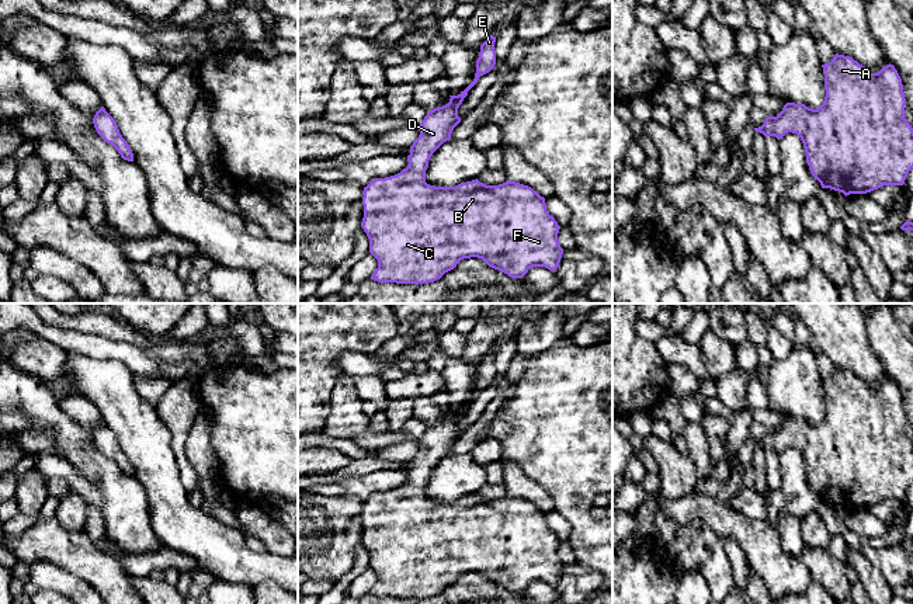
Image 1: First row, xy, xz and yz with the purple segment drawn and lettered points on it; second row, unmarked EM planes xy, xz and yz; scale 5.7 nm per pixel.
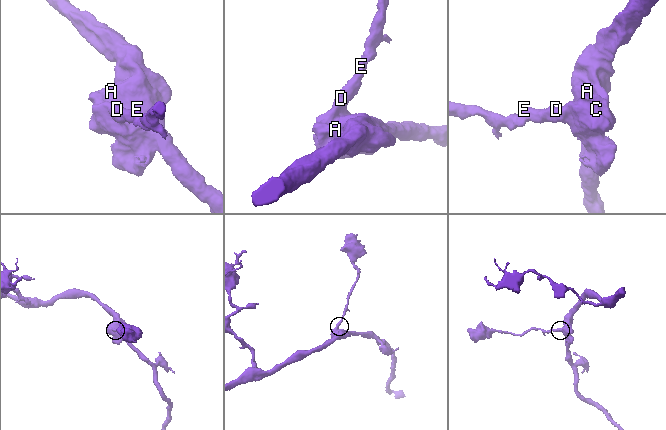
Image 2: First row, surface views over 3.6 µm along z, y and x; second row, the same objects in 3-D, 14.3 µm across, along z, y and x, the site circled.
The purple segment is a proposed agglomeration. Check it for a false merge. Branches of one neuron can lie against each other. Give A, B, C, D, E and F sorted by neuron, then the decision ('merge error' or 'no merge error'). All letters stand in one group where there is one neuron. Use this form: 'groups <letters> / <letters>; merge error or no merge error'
groups A B C D E F; no merge error

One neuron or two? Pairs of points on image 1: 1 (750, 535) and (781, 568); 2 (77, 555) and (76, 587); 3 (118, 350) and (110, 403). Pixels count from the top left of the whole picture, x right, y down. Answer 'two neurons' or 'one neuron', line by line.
1: one neuron
2: two neurons
3: two neurons

